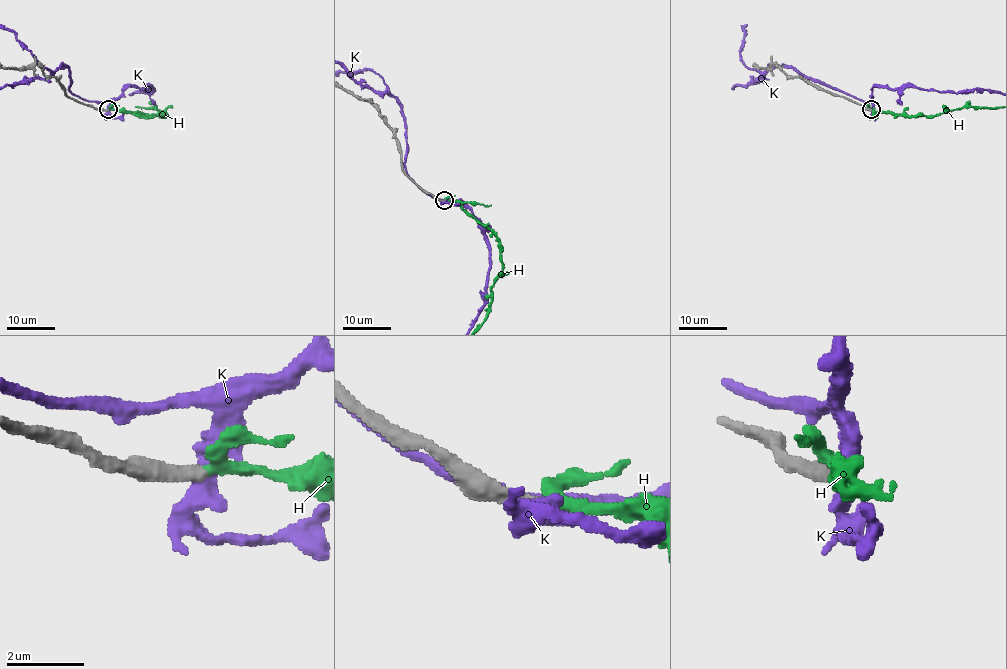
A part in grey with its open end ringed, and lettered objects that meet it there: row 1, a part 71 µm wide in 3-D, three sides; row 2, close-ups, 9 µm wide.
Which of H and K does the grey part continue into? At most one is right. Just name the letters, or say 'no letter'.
H

